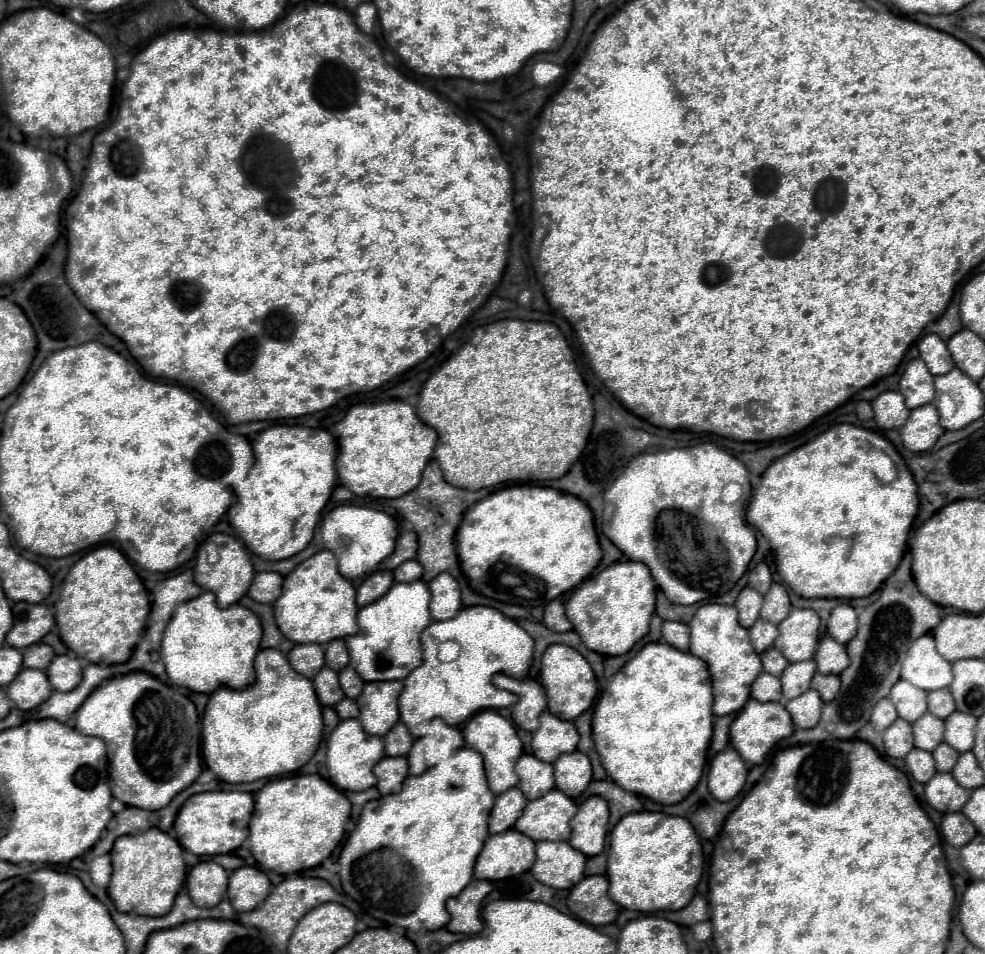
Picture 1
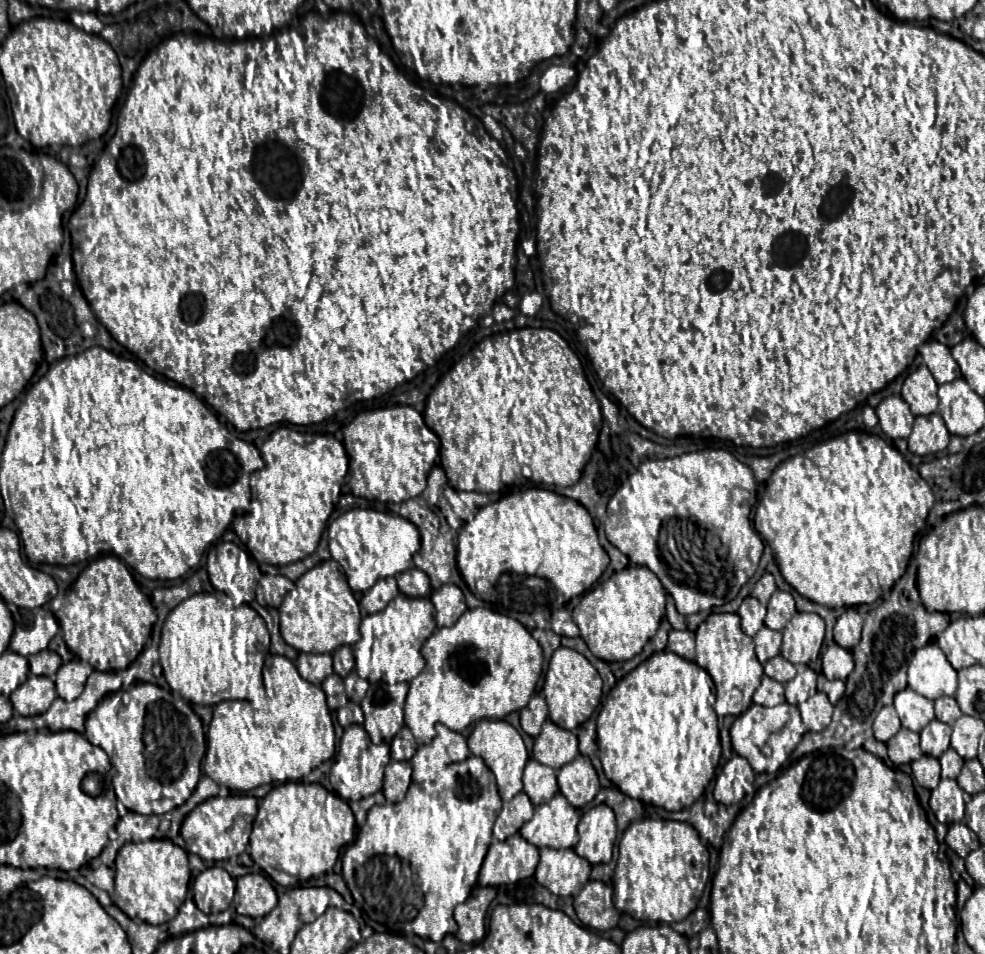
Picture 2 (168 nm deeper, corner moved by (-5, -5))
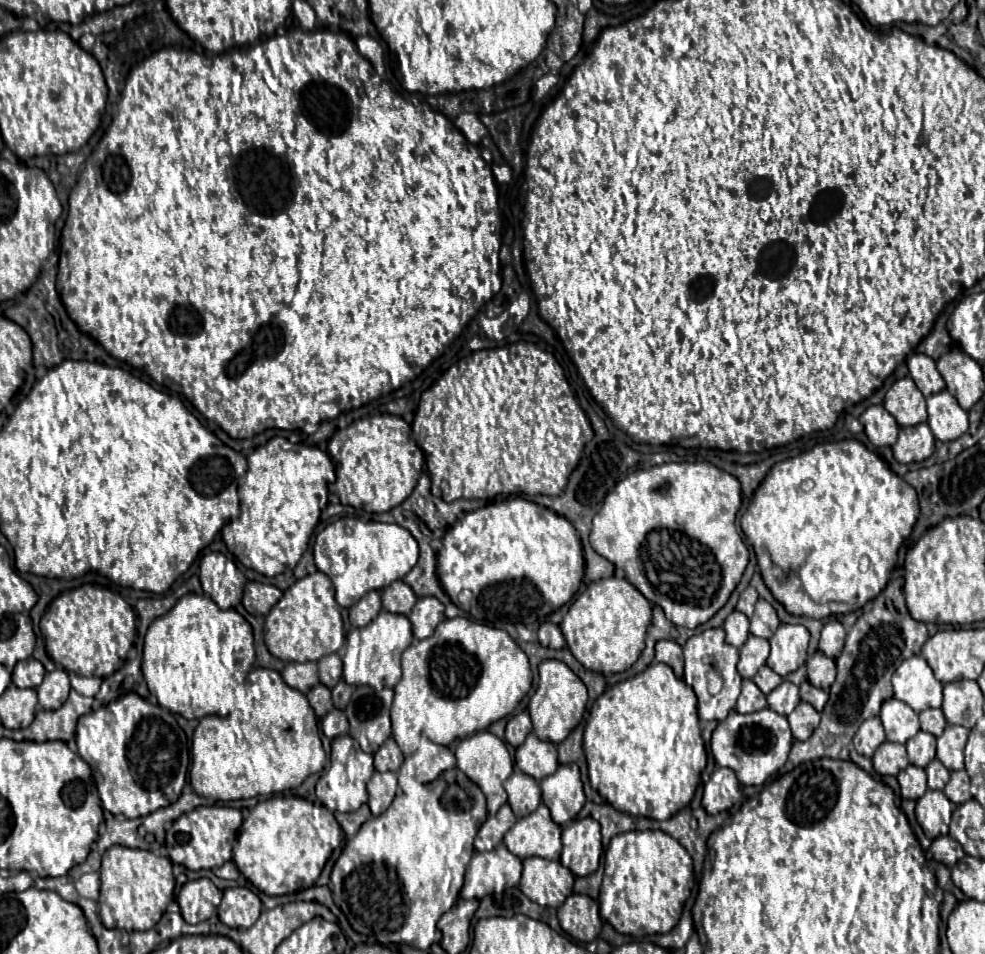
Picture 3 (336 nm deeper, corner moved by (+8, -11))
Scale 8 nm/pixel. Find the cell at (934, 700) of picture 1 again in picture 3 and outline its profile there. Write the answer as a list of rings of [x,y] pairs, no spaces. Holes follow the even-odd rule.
[[[925,710],[919,714],[919,722],[921,722],[921,730],[923,732],[929,732],[933,736],[939,736],[943,734],[945,726],[947,726],[947,720],[943,716],[943,710]]]

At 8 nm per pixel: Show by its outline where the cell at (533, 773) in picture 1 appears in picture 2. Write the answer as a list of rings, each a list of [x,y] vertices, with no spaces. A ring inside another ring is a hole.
[[[530,760],[524,768],[524,792],[530,796],[534,806],[548,802],[558,792],[556,770]]]

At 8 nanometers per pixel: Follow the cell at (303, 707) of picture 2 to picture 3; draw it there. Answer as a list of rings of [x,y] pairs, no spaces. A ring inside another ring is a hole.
[[[253,668],[249,680],[257,692],[255,710],[249,722],[229,724],[229,718],[205,716],[195,728],[191,746],[189,783],[199,796],[229,802],[229,800],[277,794],[301,786],[307,776],[321,772],[325,768],[327,756],[319,735],[318,719],[311,710],[307,698],[299,690],[287,686],[279,672],[269,668]]]

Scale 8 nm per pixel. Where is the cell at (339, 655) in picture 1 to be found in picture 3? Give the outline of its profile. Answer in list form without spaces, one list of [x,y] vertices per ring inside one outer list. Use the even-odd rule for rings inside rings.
[[[329,654],[329,656],[323,656],[319,662],[317,662],[319,678],[321,678],[321,684],[325,684],[327,688],[333,688],[339,680],[341,680],[341,670],[343,670],[343,662],[337,654]]]

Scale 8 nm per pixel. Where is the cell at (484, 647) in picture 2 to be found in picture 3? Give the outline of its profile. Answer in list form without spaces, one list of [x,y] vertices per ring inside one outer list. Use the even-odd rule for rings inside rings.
[[[467,618],[443,620],[429,638],[415,640],[403,652],[403,678],[395,686],[395,698],[391,706],[393,738],[405,756],[411,756],[417,750],[421,736],[427,736],[435,744],[449,746],[457,738],[487,730],[489,724],[509,716],[531,690],[532,682],[532,672],[525,652],[505,630],[477,624]]]

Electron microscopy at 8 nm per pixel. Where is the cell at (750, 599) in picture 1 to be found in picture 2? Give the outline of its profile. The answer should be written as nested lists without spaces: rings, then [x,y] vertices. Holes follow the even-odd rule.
[[[748,596],[748,598],[744,598],[744,602],[740,604],[738,616],[740,616],[742,632],[748,634],[748,636],[754,636],[754,634],[764,626],[766,604],[762,604],[762,602],[758,602],[756,598]]]

